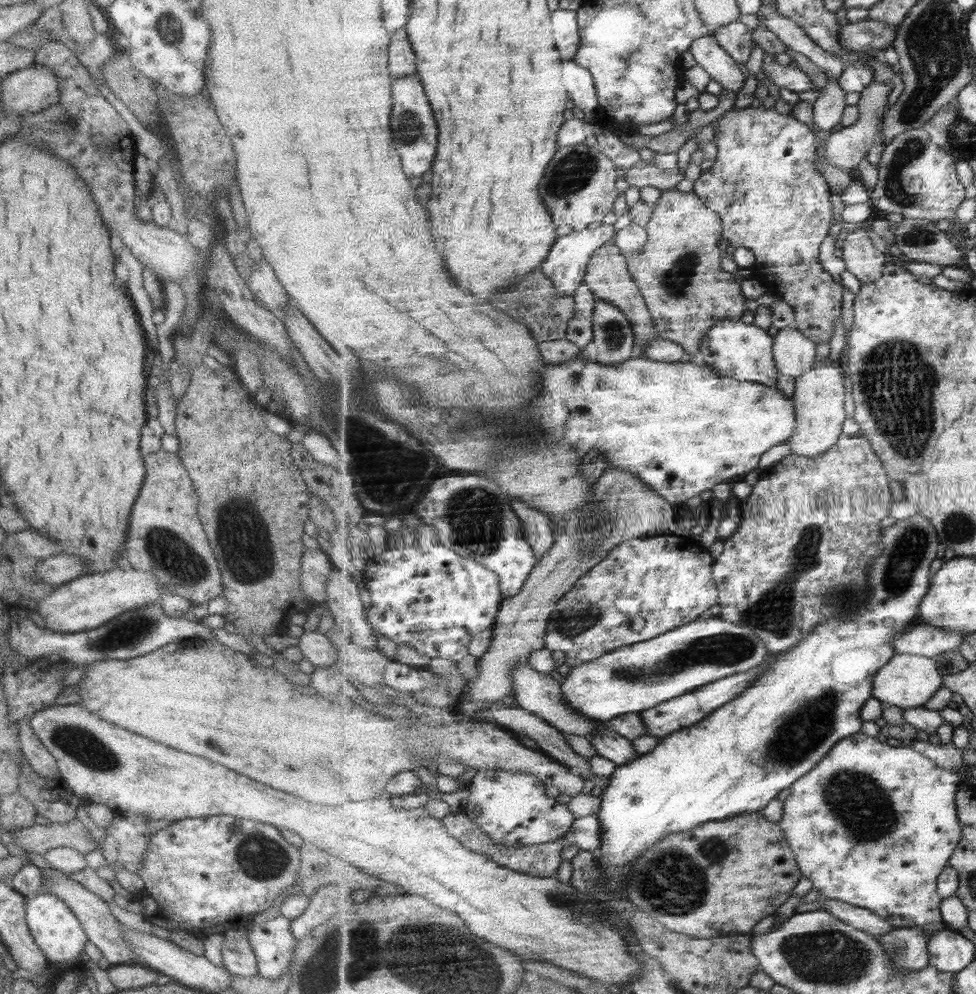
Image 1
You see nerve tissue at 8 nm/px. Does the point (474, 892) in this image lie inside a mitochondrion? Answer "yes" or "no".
no

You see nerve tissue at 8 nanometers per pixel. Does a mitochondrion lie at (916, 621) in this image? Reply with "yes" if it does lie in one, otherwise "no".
no

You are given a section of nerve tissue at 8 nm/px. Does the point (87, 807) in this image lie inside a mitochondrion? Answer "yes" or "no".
no

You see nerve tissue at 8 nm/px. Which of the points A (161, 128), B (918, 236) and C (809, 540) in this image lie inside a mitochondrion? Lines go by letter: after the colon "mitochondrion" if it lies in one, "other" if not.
A: other
B: mitochondrion
C: mitochondrion

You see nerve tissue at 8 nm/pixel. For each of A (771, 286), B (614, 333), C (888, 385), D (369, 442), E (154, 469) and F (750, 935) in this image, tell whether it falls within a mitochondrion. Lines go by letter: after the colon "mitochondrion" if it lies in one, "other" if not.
A: other
B: mitochondrion
C: mitochondrion
D: mitochondrion
E: other
F: other

